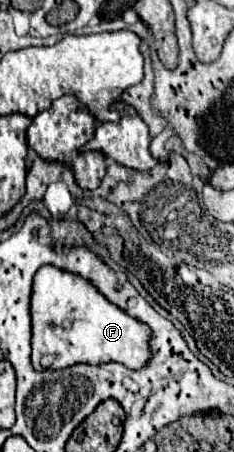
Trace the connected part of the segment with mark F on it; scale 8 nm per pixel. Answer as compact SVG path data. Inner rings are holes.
M42 266L34 274L30 316L34 370L62 370L78 362L120 362L128 368L138 368L150 360L150 330L146 330L142 322L130 318L126 312L110 304L90 282L66 270Z

